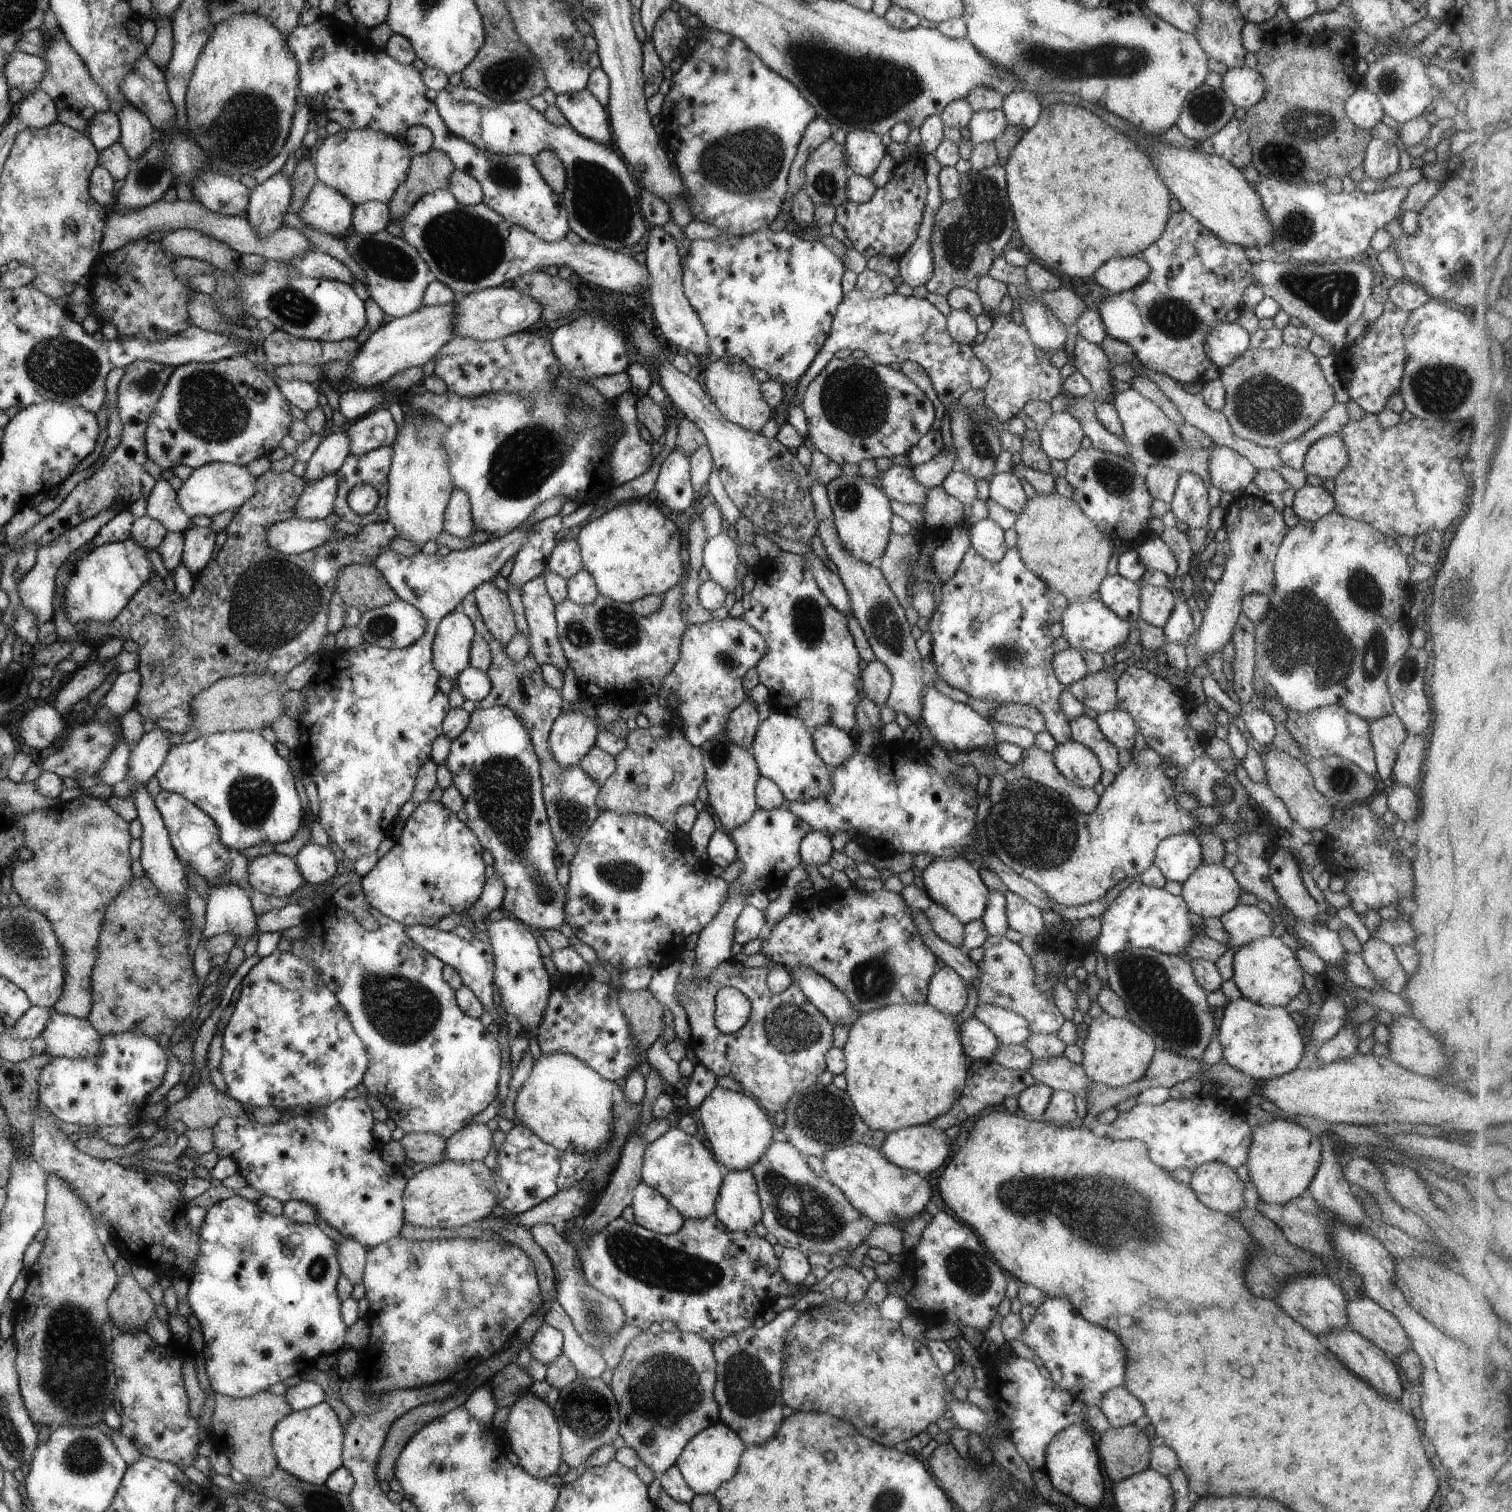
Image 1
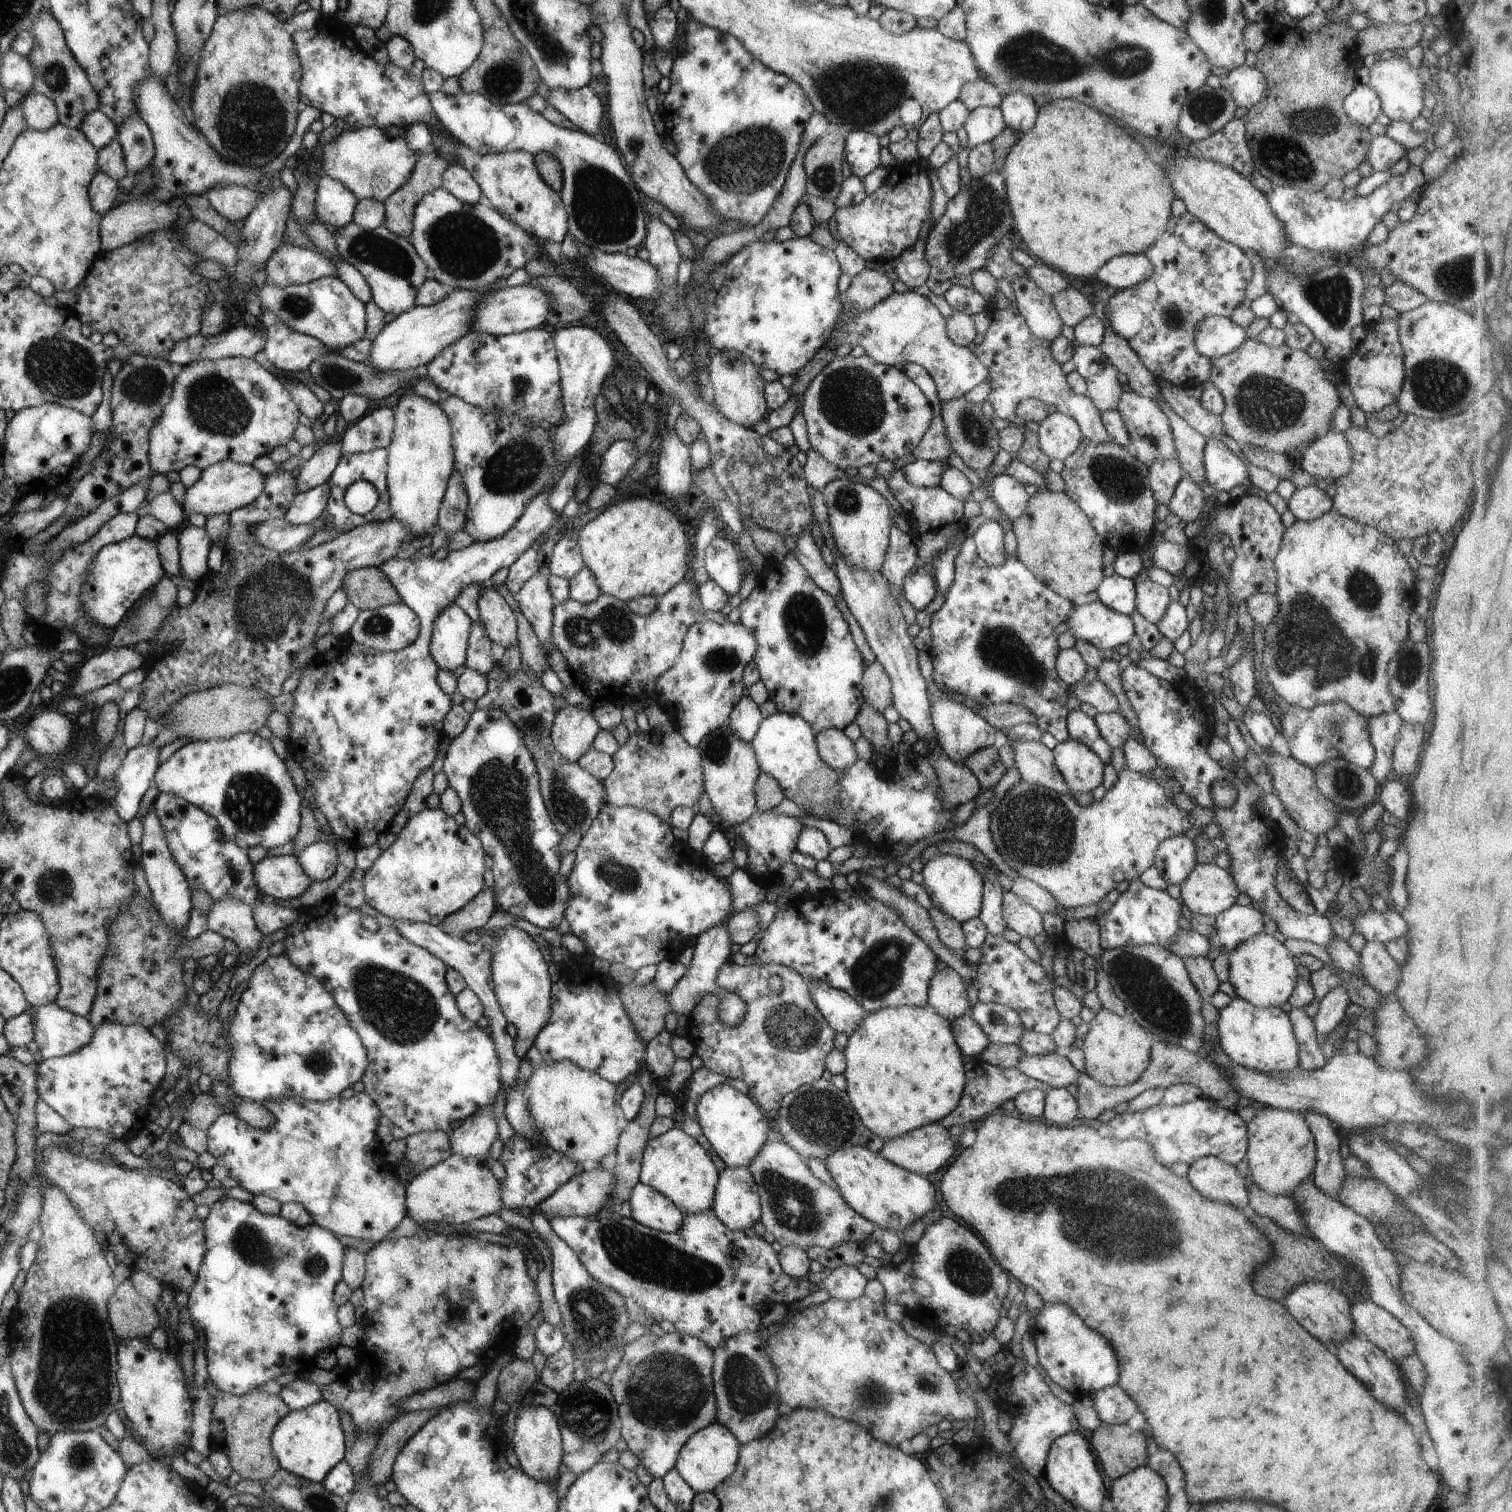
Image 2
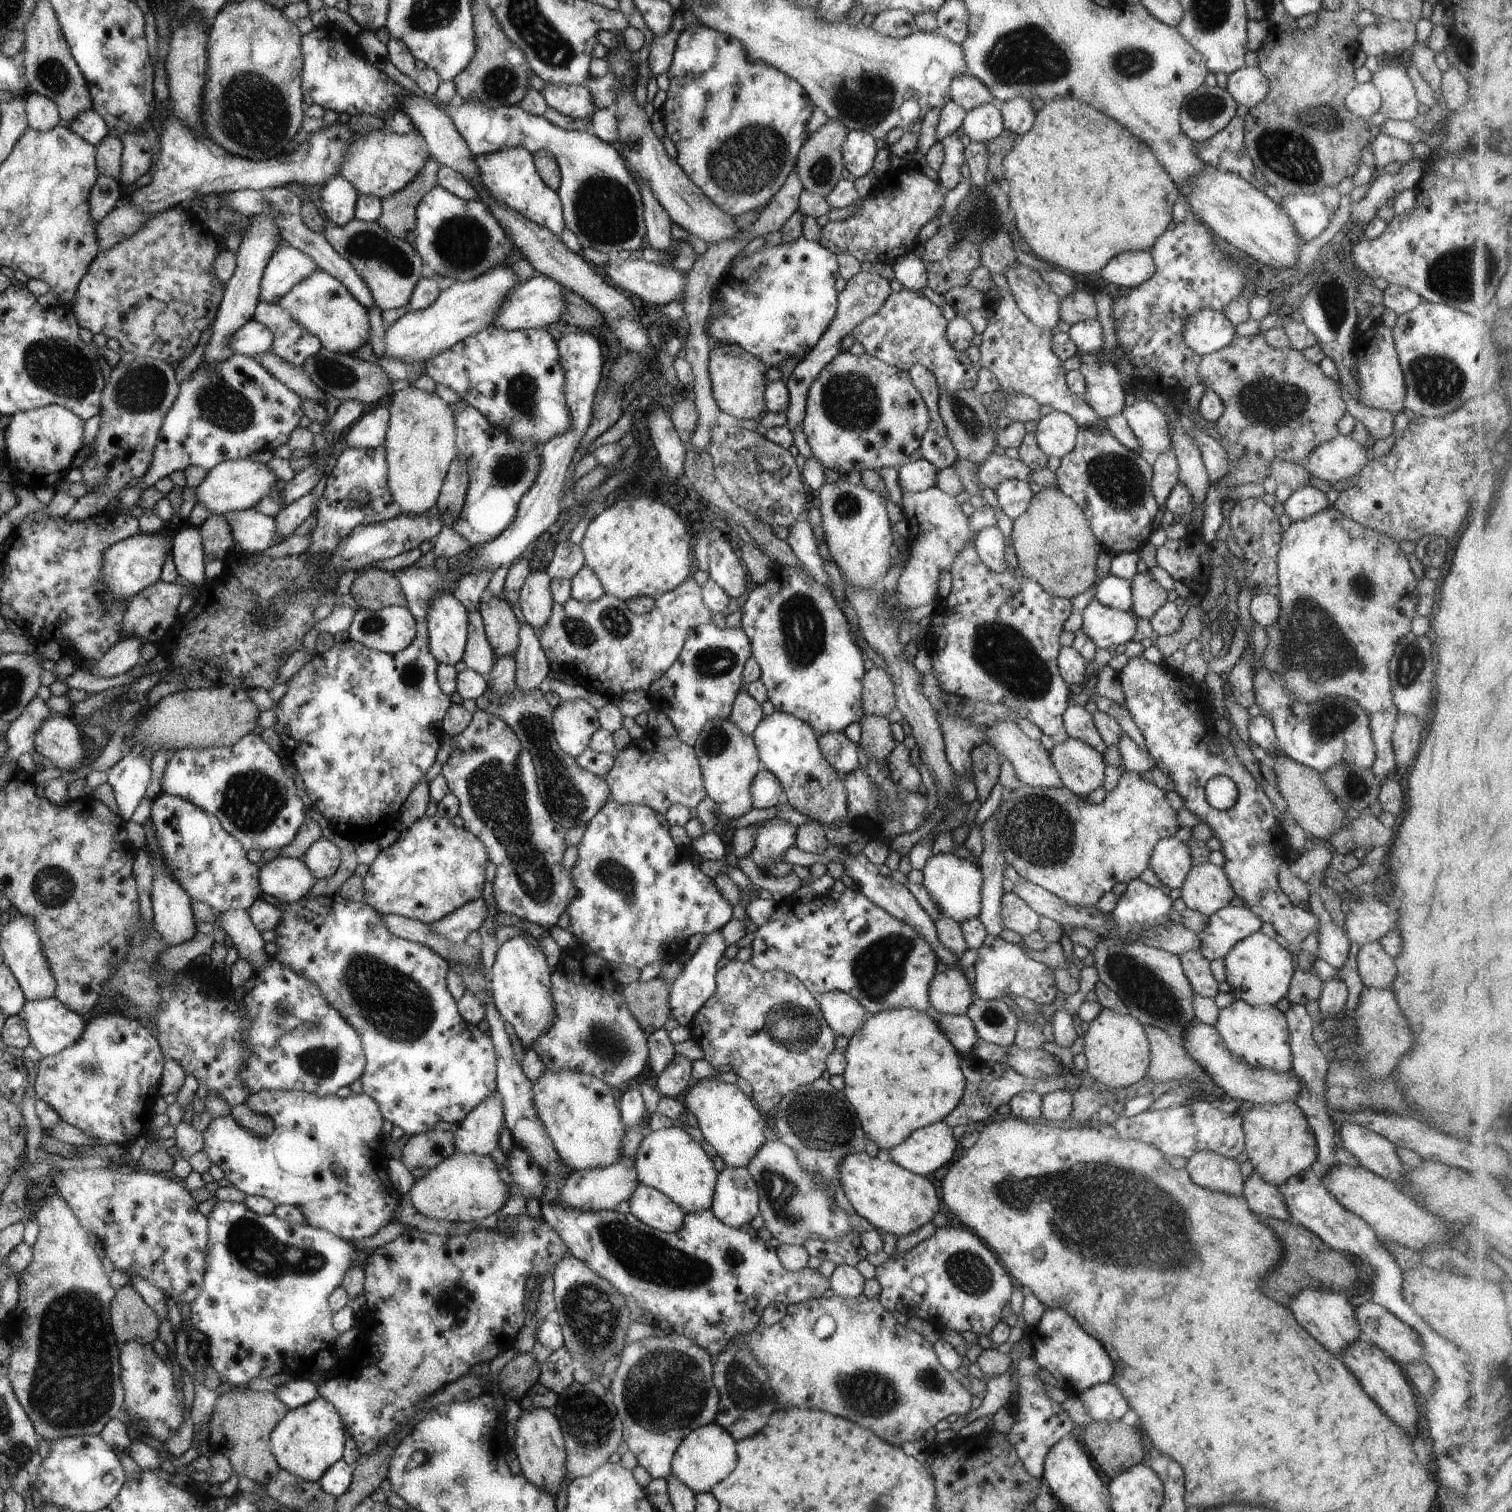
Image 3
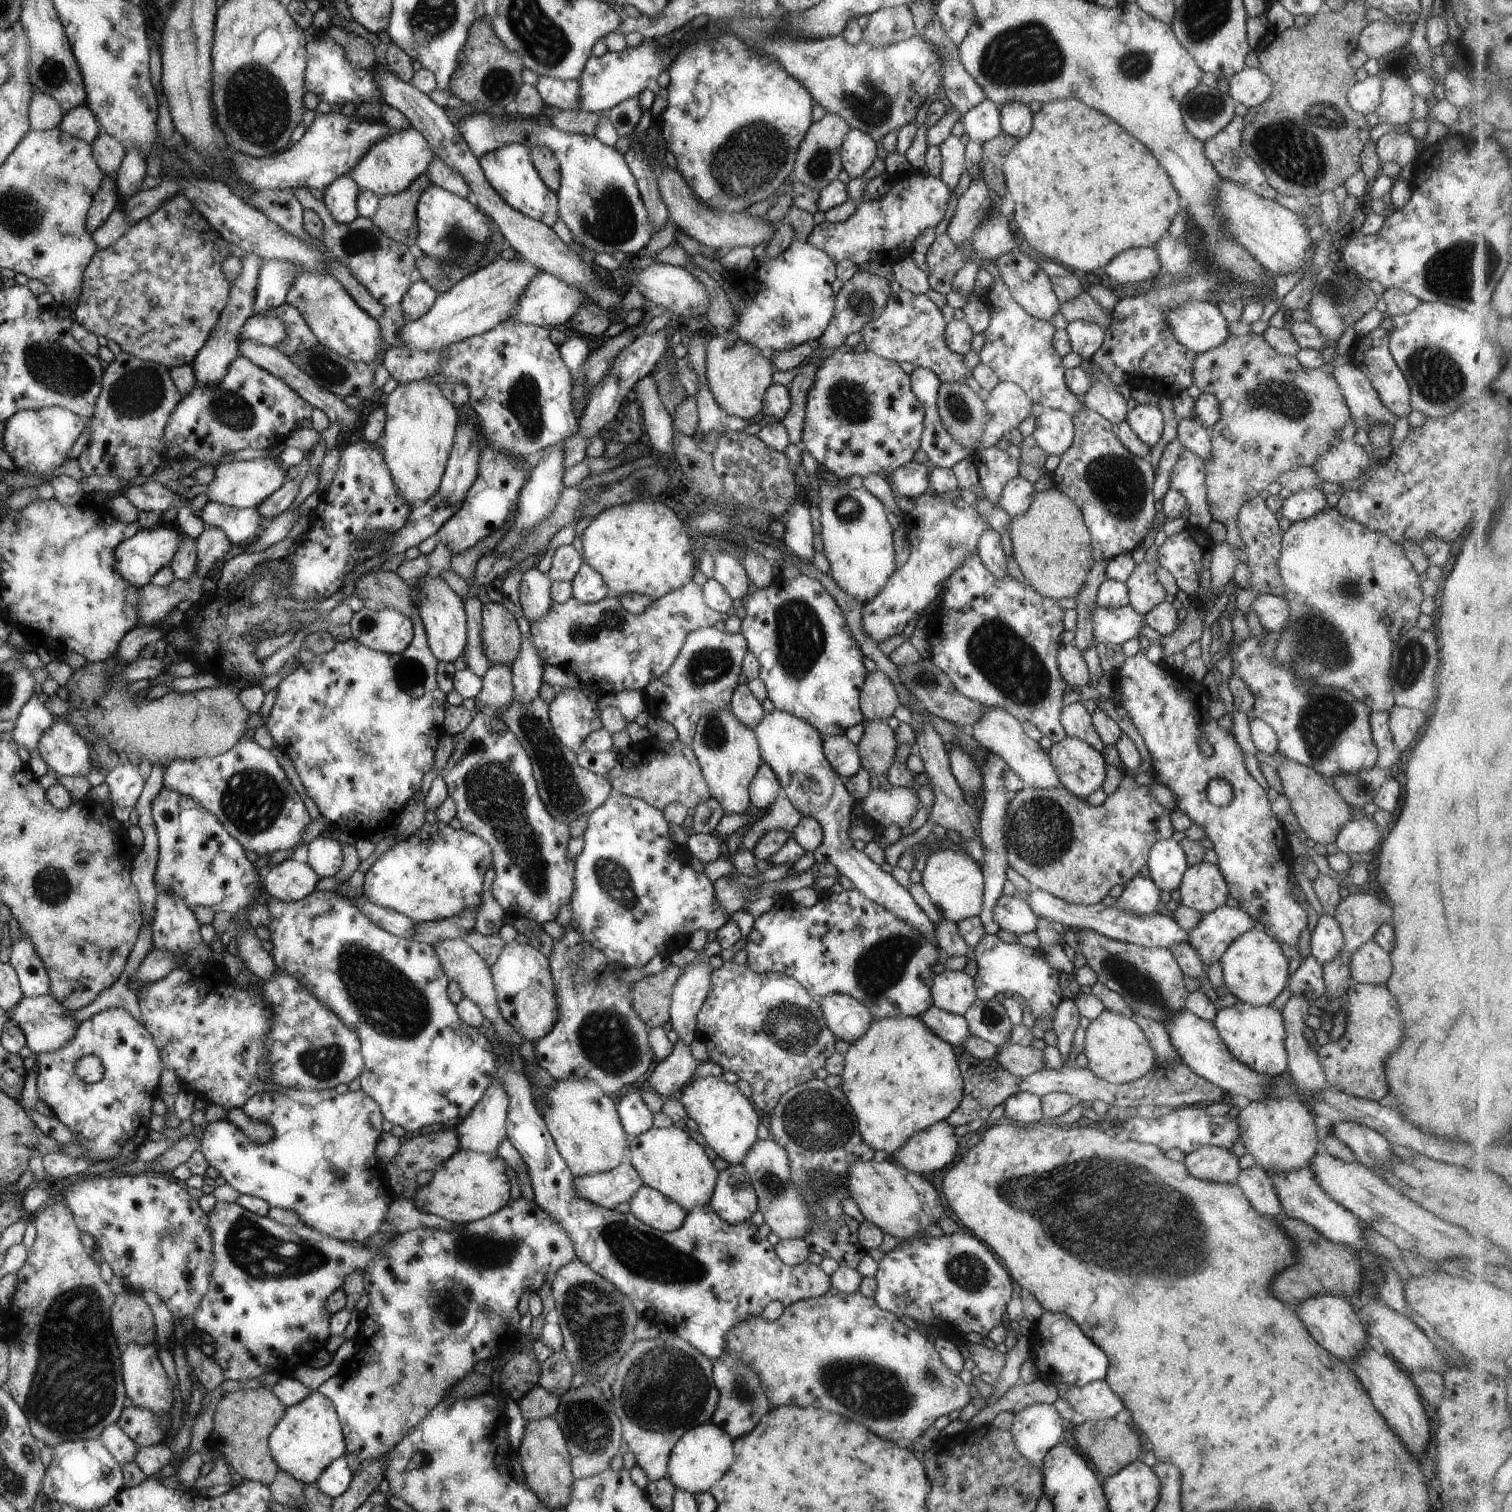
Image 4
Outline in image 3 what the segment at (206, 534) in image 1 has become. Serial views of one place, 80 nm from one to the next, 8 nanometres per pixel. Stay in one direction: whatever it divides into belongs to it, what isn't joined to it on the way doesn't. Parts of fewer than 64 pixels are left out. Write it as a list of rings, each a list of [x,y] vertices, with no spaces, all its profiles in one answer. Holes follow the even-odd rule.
[[[185,525],[174,537],[174,548],[170,558],[174,561],[176,572],[191,585],[200,587],[206,582],[204,539],[199,527]]]

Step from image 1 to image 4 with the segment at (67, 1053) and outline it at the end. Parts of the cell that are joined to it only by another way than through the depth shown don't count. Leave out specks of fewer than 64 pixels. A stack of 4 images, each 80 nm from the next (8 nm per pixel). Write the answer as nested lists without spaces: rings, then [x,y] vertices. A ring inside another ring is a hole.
[[[51,994],[22,997],[18,1005],[7,1011],[7,1016],[20,1027],[20,1030],[23,1030],[28,1048],[36,1055],[51,1053],[62,1048],[74,1036],[79,1025],[74,1022],[72,1013],[66,1010]]]

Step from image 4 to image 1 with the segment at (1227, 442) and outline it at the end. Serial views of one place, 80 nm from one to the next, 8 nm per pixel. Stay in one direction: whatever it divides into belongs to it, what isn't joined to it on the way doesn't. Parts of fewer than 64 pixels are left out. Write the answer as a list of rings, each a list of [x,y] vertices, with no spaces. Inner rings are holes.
[[[1286,343],[1268,350],[1250,346],[1231,364],[1219,369],[1218,378],[1223,382],[1226,395],[1221,411],[1236,436],[1261,447],[1280,450],[1286,443],[1297,439],[1318,424],[1326,412],[1337,403],[1334,399],[1334,389],[1326,381],[1318,359],[1307,348],[1293,347]]]

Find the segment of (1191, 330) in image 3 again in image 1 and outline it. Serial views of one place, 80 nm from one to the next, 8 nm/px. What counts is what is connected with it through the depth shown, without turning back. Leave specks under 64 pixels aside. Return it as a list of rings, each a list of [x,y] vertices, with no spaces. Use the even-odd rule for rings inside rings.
[[[1219,322],[1214,325],[1204,341],[1208,358],[1219,368],[1239,357],[1251,346],[1250,335],[1241,325],[1234,322]]]

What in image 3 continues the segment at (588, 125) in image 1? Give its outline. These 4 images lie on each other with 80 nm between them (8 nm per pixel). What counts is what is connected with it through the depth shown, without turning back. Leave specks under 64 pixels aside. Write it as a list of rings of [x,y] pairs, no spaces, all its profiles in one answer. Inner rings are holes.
[[[546,83],[541,91],[547,106],[575,119],[591,119],[596,106],[590,91],[584,85],[561,85]]]

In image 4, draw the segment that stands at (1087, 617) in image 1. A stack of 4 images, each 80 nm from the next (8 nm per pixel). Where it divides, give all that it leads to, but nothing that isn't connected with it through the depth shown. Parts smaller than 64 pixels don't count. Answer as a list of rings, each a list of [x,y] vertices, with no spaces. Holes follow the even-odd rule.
[[[1128,603],[1117,609],[1097,606],[1092,613],[1093,638],[1107,646],[1124,644],[1131,638],[1140,636],[1140,628],[1145,625],[1145,618]]]

